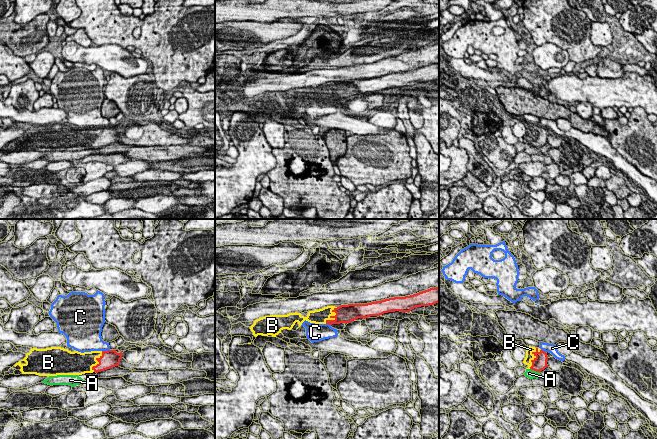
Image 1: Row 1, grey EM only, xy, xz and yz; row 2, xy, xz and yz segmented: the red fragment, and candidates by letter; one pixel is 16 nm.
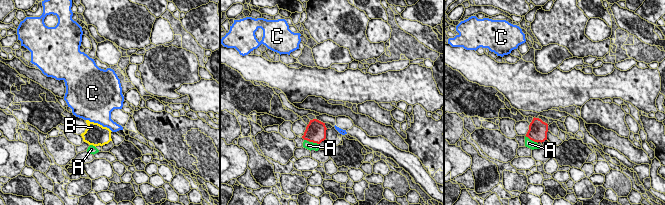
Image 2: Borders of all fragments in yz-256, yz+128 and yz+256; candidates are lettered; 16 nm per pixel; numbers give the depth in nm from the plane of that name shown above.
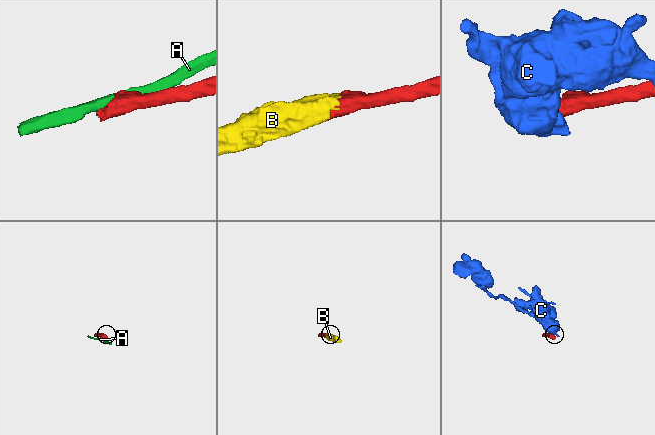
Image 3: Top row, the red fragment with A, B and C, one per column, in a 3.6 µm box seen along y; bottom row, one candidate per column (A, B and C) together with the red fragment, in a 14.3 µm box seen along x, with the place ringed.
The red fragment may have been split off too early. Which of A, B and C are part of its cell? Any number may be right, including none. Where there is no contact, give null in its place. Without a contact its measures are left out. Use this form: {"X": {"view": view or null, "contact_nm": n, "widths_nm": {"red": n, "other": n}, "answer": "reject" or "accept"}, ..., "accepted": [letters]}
{"A": {"view": "yz", "contact_nm": 170, "widths_nm": {"red": 240, "other": 140}, "answer": "reject"}, "B": {"view": "xz", "contact_nm": 340, "widths_nm": {"red": 280, "other": 240}, "answer": "accept"}, "C": {"view": "xy", "contact_nm": 130, "widths_nm": {"red": 280, "other": 300}, "answer": "reject"}, "accepted": ["B"]}

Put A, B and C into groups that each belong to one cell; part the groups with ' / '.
A / B / C

